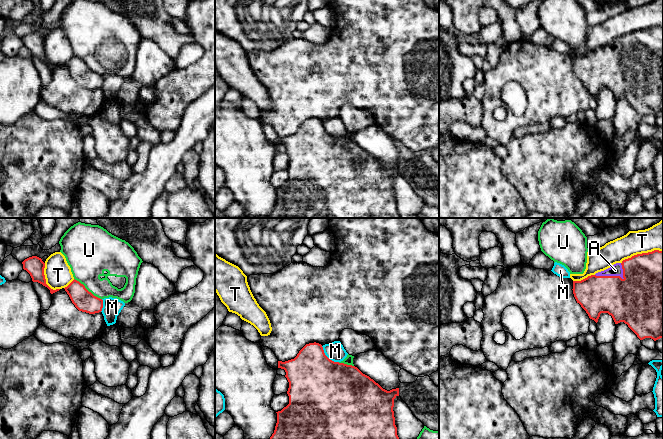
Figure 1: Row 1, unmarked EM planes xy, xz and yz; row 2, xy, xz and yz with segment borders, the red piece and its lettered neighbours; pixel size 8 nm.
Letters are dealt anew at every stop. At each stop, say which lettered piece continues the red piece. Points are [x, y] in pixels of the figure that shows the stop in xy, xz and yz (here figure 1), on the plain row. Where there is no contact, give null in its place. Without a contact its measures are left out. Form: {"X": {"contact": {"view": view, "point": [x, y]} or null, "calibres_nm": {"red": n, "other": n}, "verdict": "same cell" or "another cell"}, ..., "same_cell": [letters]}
{"A": {"contact": {"view": "yz", "point": [610, 52]}, "calibres_nm": {"red": 360, "other": 100}, "verdict": "same cell"}, "M": {"contact": {"view": "xz", "point": [327, 133]}, "calibres_nm": {"red": 480, "other": 150}, "verdict": "another cell"}, "T": {"contact": {"view": "yz", "point": [642, 29]}, "calibres_nm": {"red": 480, "other": 220}, "verdict": "another cell"}, "U": {"contact": {"view": "xy", "point": [87, 66]}, "calibres_nm": {"red": 170, "other": 320}, "verdict": "another cell"}, "same_cell": ["A"]}

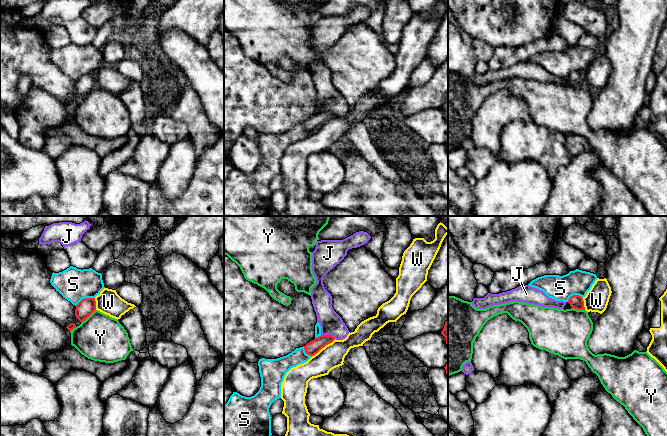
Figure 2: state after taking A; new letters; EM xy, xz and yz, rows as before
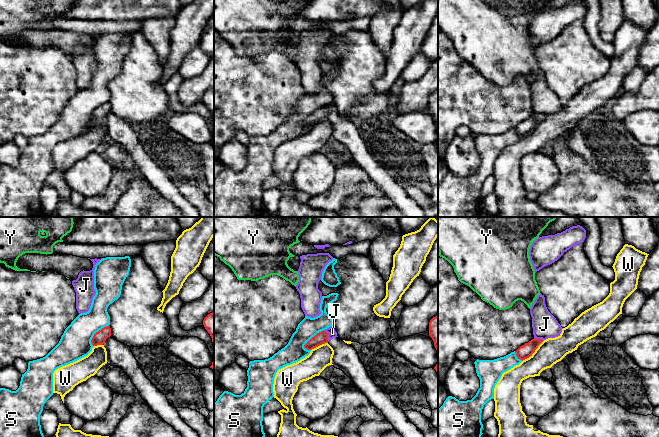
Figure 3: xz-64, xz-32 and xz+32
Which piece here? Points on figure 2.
{"J": {"contact": {"view": "xz", "point": [328, 110]}, "calibres_nm": {"red": 110, "other": 180}, "verdict": "another cell"}, "S": {"contact": {"view": "xy", "point": [85, 74]}, "calibres_nm": {"red": 140, "other": 260}, "verdict": "another cell"}, "W": {"contact": {"view": "xz", "point": [323, 123]}, "calibres_nm": {"red": 110, "other": 190}, "verdict": "another cell"}, "Y": {"contact": {"view": "xy", "point": [88, 92]}, "calibres_nm": {"red": 140, "other": 380}, "verdict": "another cell"}, "same_cell": []}

